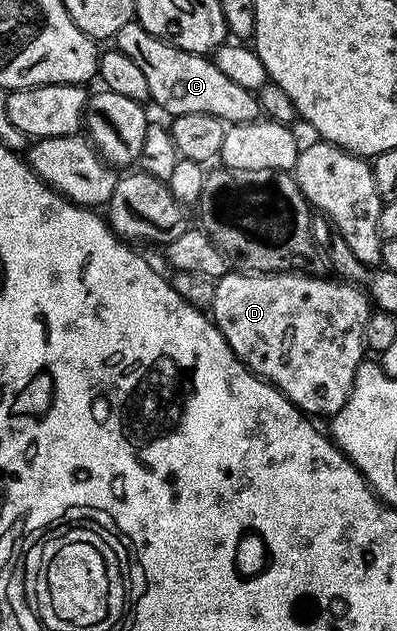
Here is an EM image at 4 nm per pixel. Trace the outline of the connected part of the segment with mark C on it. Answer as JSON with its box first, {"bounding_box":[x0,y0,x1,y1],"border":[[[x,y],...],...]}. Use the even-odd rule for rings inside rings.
{"bounding_box":[115,20,262,124],"border":[[[136,20],[123,24],[115,35],[115,49],[123,52],[141,71],[147,80],[149,97],[158,102],[169,116],[187,112],[207,112],[219,116],[227,124],[234,122],[256,122],[262,117],[261,103],[256,93],[247,88],[239,88],[213,63],[212,57],[192,54],[183,48],[175,48],[171,43],[159,40],[147,32]]]}

